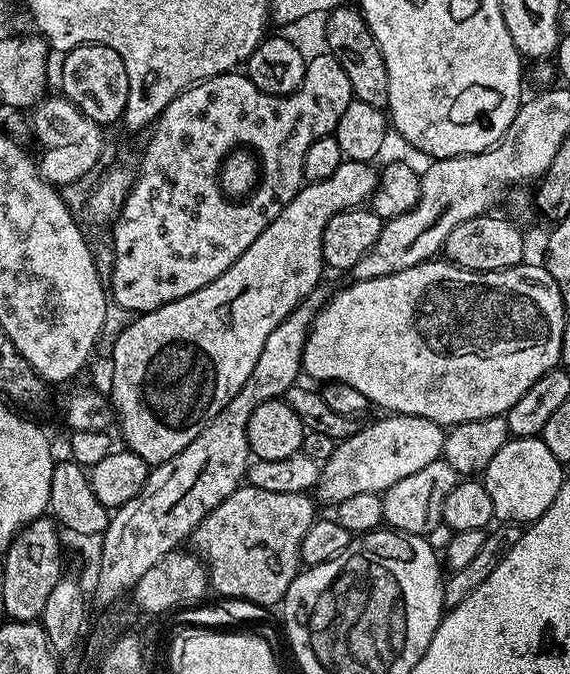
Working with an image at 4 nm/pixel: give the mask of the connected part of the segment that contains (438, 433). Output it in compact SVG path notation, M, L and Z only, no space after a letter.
M388 414L383 418L339 441L334 454L321 467L318 493L329 500L329 505L341 504L353 494L382 494L394 482L402 482L406 474L418 474L422 466L443 457L446 432L441 425L421 416Z

